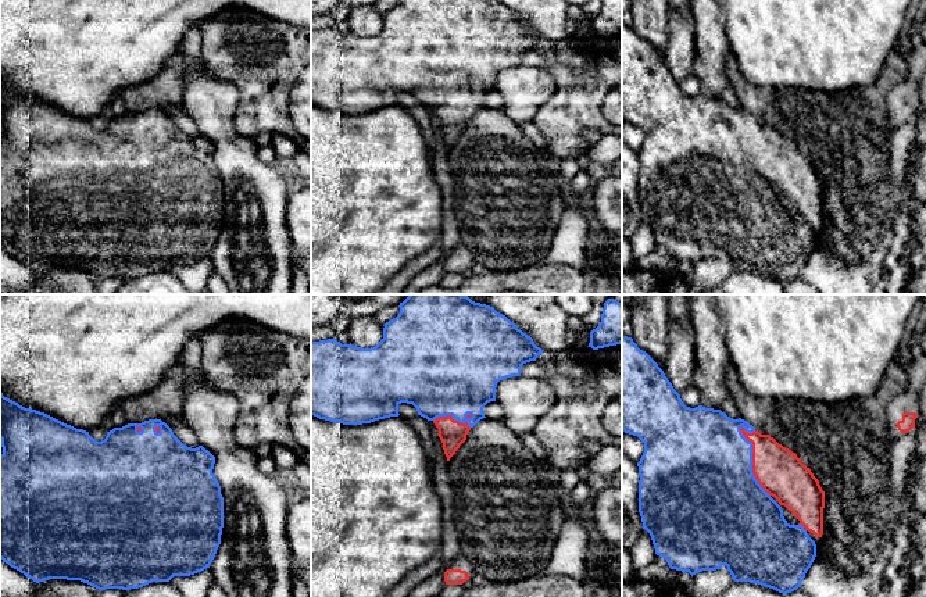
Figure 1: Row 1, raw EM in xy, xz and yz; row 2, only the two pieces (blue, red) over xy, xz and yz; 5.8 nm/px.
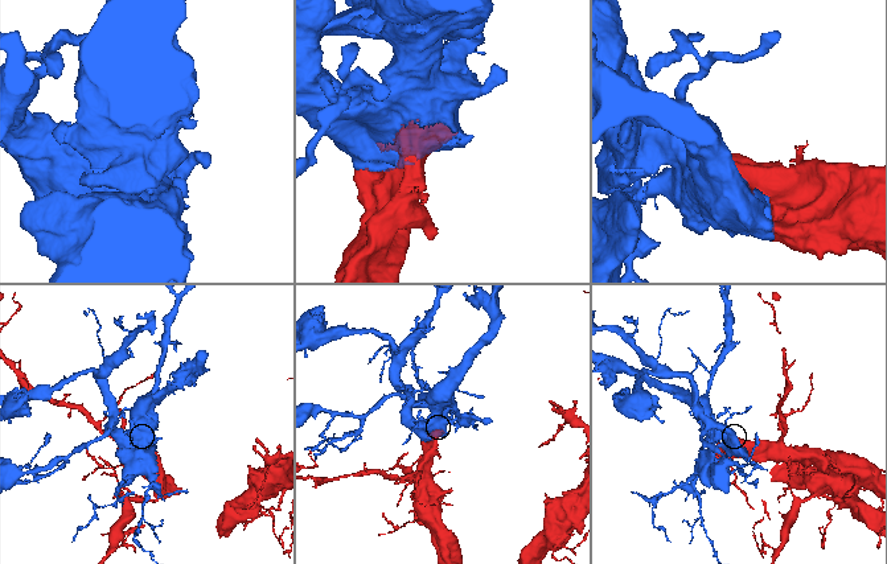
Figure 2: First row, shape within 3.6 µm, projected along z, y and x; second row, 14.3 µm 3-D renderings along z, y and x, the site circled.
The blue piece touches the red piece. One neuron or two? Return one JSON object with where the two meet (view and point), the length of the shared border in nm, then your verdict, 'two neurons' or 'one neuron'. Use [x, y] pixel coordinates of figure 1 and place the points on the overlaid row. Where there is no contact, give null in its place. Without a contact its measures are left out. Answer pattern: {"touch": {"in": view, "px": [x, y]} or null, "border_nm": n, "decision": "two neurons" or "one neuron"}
{"touch": {"in": "yz", "px": [751, 461]}, "border_nm": 440, "decision": "one neuron"}

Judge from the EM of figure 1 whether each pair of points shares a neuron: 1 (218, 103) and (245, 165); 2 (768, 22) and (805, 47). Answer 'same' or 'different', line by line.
1: same
2: same

